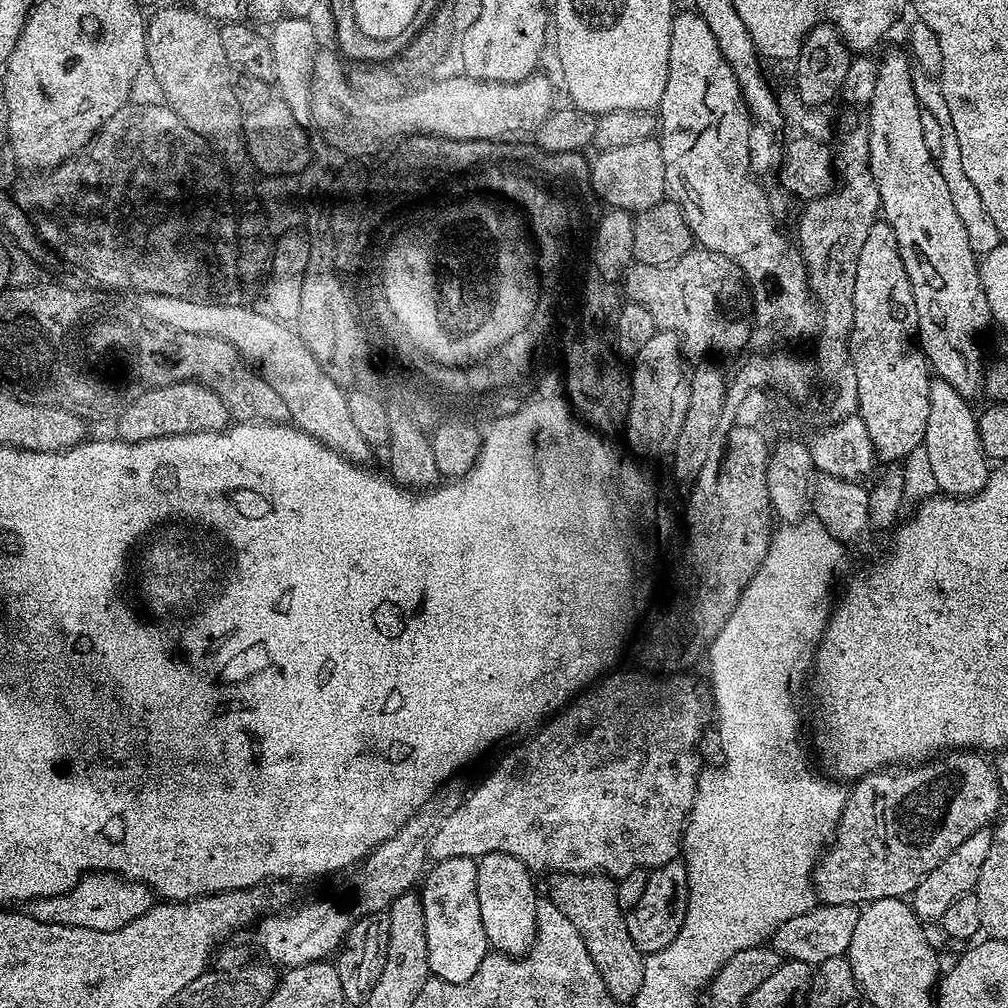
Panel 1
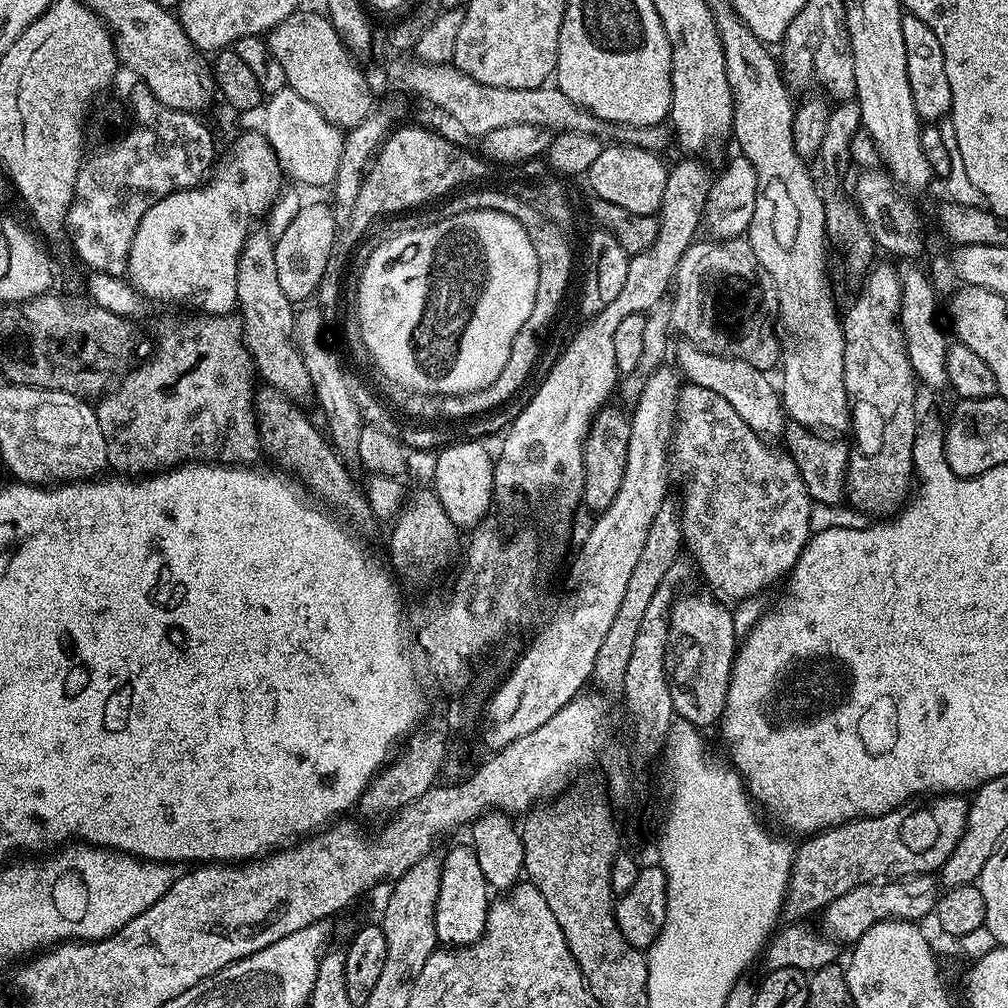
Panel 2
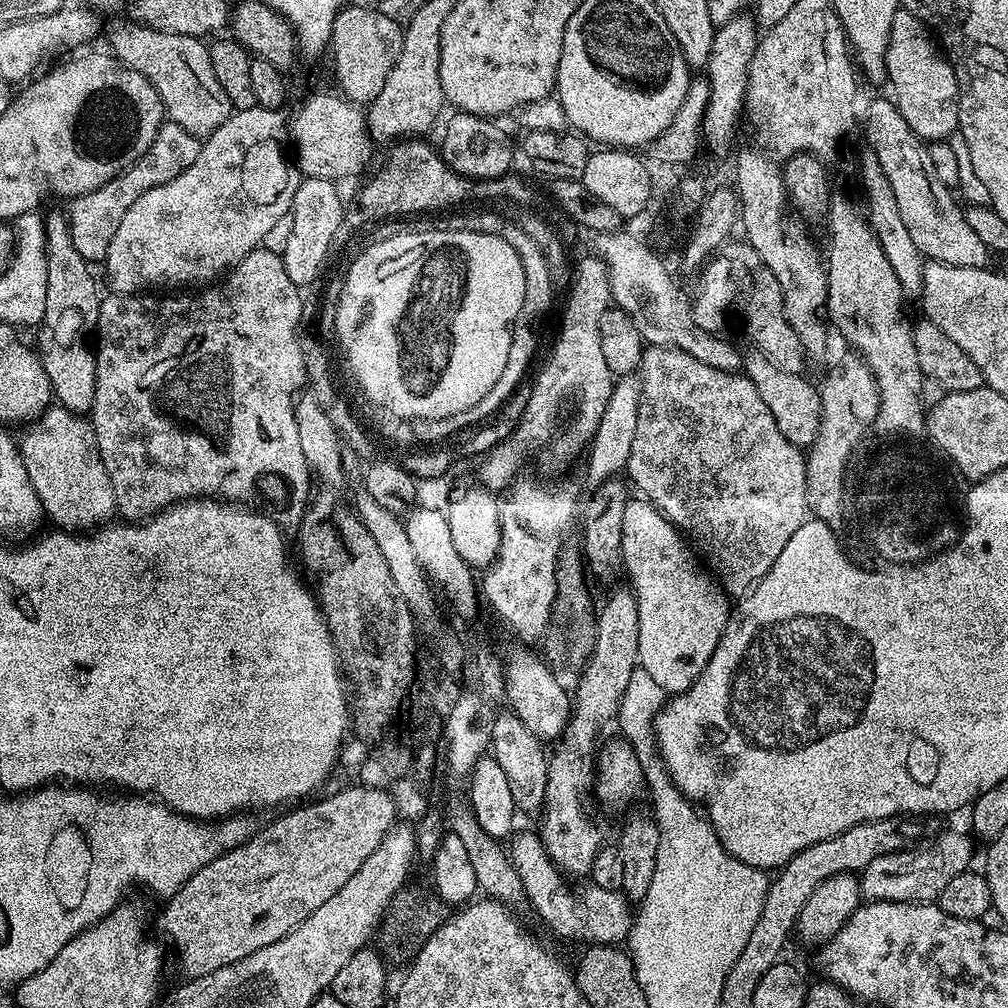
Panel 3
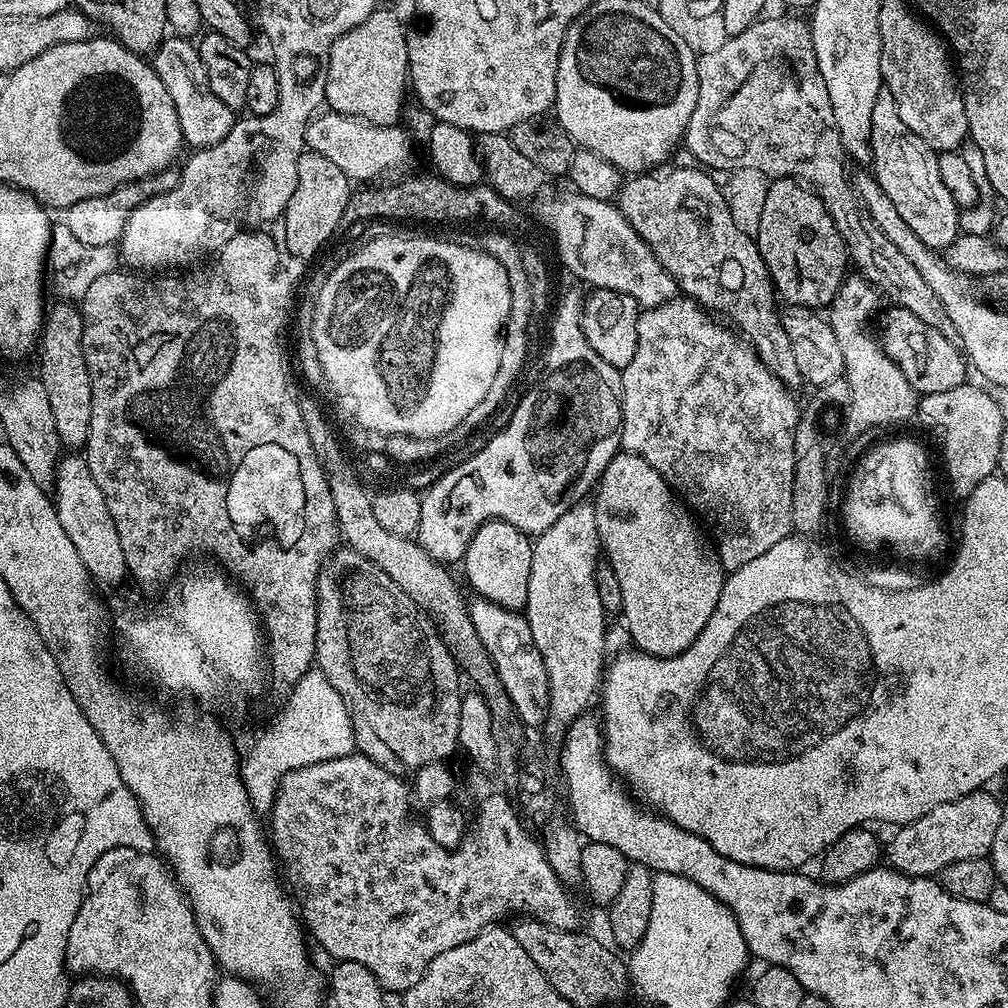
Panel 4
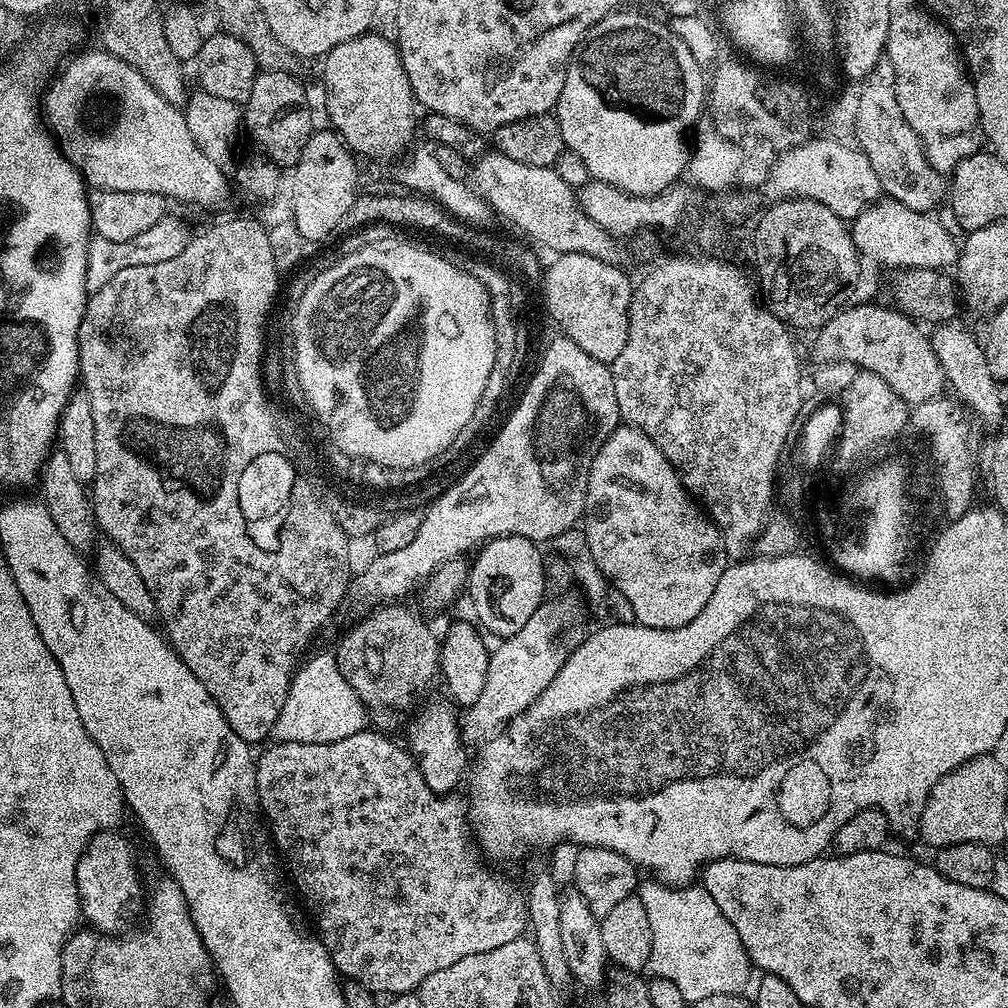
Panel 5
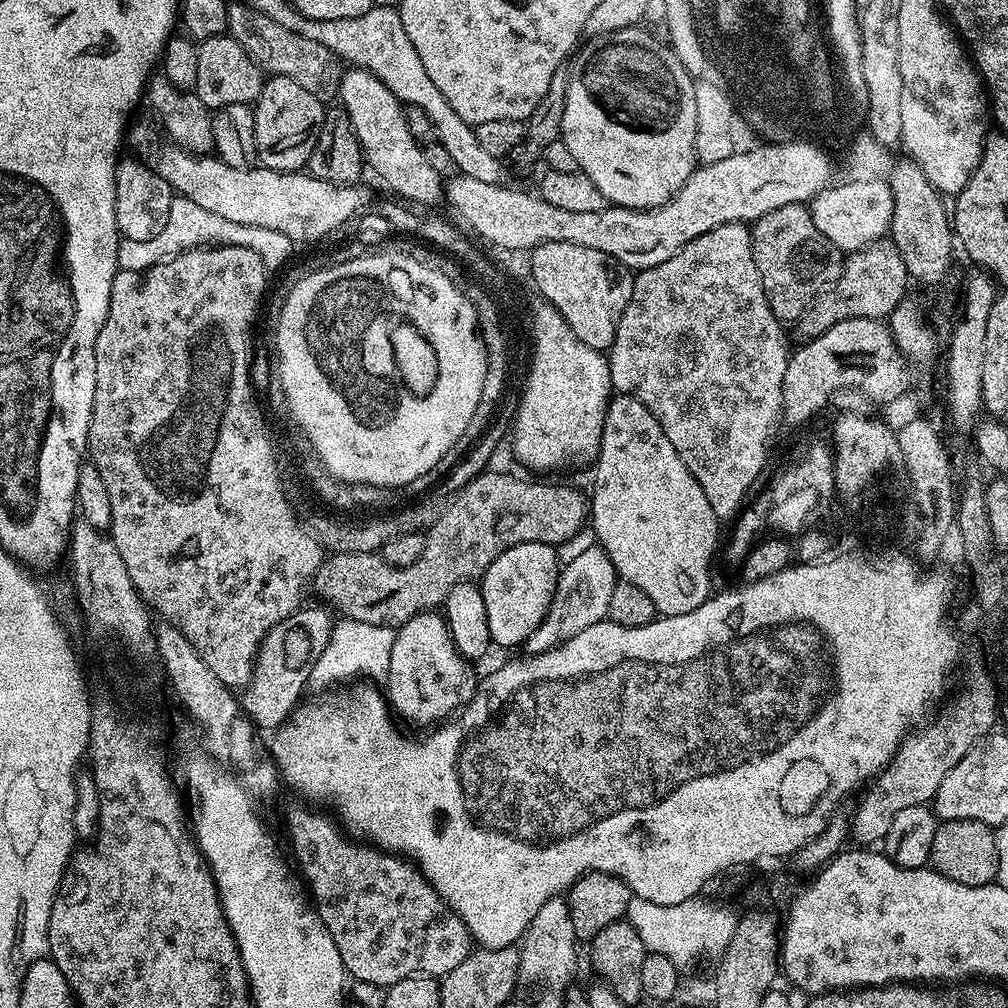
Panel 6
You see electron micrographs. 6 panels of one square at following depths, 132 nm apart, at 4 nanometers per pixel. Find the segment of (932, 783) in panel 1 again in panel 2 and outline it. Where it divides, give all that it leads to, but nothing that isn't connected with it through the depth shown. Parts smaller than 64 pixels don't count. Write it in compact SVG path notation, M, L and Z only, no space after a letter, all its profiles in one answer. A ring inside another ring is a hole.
M932 794L900 805L892 812L880 816L865 816L850 820L837 828L809 835L804 845L795 849L792 858L792 873L788 879L788 889L784 895L783 915L788 918L808 918L811 912L819 913L827 908L834 898L842 898L850 890L863 884L883 881L885 878L907 878L921 874L935 873L954 854L958 838L966 830L969 801L960 794Z

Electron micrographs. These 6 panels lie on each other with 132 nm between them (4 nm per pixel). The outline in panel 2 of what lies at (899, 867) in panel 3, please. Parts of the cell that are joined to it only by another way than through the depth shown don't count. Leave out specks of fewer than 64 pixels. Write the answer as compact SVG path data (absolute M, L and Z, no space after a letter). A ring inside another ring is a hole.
M921 874L907 878L892 878L887 882L873 882L863 884L846 894L842 898L834 898L827 908L823 909L823 931L831 939L841 945L851 946L856 943L870 926L874 926L883 920L910 920L923 921L923 916L933 911L938 899L938 880L935 875Z

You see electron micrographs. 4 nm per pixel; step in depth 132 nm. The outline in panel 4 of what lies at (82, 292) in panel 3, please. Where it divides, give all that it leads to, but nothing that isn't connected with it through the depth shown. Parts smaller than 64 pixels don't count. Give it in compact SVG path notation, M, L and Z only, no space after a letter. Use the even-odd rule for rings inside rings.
M60 302L64 304L56 304L47 309L44 327L40 330L38 337L38 352L40 348L40 372L38 371L38 379L42 382L42 386L46 386L46 395L50 398L50 410L54 413L54 426L58 429L58 438L61 445L68 450L80 450L88 443L88 435L90 434L90 418L92 417L92 387L90 386L90 370L86 366L86 358L82 350L82 330L84 329L84 319L80 313L79 307L72 302Z

